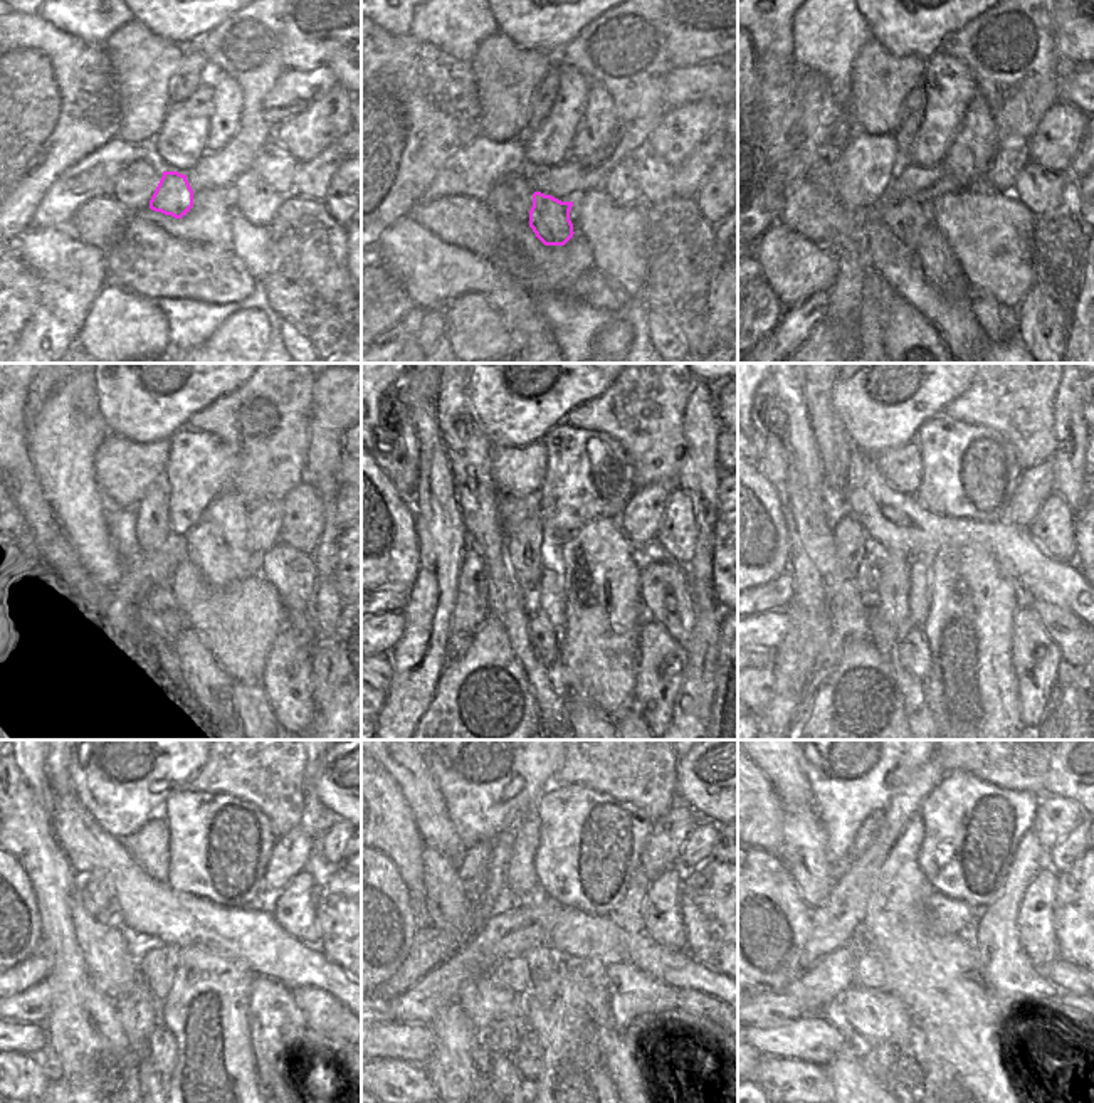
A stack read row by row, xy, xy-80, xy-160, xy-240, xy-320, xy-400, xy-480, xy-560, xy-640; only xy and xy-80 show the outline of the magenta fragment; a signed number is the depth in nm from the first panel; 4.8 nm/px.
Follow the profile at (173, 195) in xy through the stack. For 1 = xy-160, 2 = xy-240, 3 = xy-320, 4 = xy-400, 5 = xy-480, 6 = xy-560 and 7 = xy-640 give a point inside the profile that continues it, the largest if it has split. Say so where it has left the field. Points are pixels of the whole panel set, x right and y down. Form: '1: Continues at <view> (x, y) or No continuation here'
1: Continues at xy-160 (940, 268)
2: Continues at xy-240 (202, 688)
3: Continues at xy-320 (575, 705)
4: No continuation here
5: No continuation here
6: No continuation here
7: No continuation here

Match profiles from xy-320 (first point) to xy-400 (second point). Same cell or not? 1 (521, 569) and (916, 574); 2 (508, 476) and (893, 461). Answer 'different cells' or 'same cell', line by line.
1: different cells
2: same cell

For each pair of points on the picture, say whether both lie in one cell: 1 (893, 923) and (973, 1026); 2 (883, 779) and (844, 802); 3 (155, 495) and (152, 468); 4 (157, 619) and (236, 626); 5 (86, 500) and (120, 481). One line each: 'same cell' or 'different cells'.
1: same cell
2: same cell
3: different cells
4: different cells
5: different cells

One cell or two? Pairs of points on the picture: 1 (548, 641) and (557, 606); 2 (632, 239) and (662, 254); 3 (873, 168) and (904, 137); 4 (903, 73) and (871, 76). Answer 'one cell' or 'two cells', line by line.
1: two cells
2: two cells
3: two cells
4: one cell

